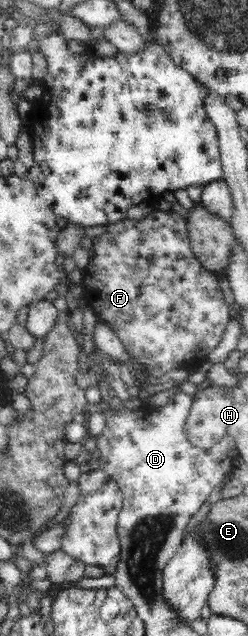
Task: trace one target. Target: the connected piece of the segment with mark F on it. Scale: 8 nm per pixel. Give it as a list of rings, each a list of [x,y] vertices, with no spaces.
[[[154,208],[147,217],[143,217],[141,220],[126,218],[118,221],[118,223],[109,224],[107,225],[105,233],[94,239],[92,251],[95,252],[95,254],[83,271],[83,296],[87,299],[87,305],[90,305],[94,310],[98,321],[107,323],[107,325],[117,333],[117,337],[121,339],[121,343],[131,351],[129,355],[135,355],[135,357],[149,369],[149,375],[151,375],[149,379],[158,381],[159,375],[163,375],[163,373],[167,373],[167,371],[173,371],[173,369],[179,369],[180,371],[189,369],[193,363],[199,363],[207,353],[211,353],[221,342],[225,327],[227,327],[231,319],[229,306],[225,302],[221,287],[219,286],[220,277],[214,275],[214,273],[210,273],[210,271],[200,264],[199,259],[194,255],[190,247],[189,230],[187,230],[187,223],[183,215],[179,215],[179,213],[175,213],[173,210],[167,212]]]

